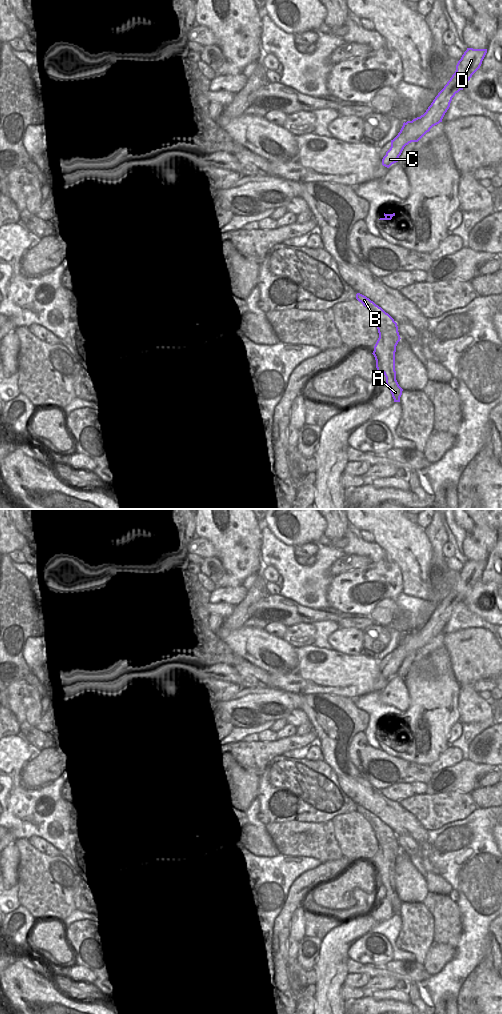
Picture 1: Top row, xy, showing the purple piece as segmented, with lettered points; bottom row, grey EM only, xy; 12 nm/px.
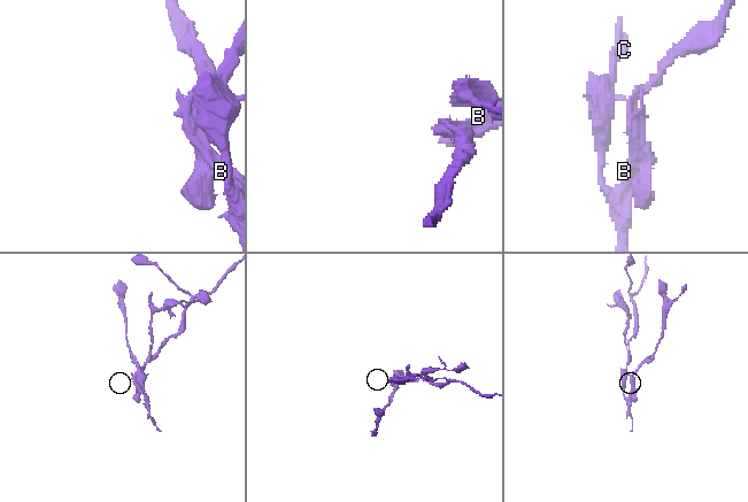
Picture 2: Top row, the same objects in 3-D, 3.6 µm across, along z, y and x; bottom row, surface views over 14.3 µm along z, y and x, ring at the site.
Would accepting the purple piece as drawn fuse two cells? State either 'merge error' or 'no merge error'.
merge error

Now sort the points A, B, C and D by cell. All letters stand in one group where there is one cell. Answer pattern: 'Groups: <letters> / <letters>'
Groups: A B C / D

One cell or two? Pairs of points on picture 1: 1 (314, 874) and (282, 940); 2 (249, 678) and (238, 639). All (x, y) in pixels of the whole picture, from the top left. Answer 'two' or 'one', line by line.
1: one
2: two

